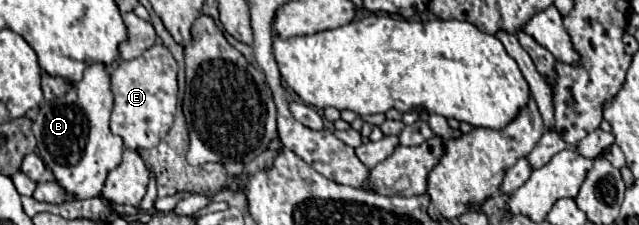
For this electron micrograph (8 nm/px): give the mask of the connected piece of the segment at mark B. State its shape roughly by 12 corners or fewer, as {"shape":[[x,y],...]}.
{"shape":[[104,63],[32,123],[76,199],[98,197],[124,143],[110,133]]}

